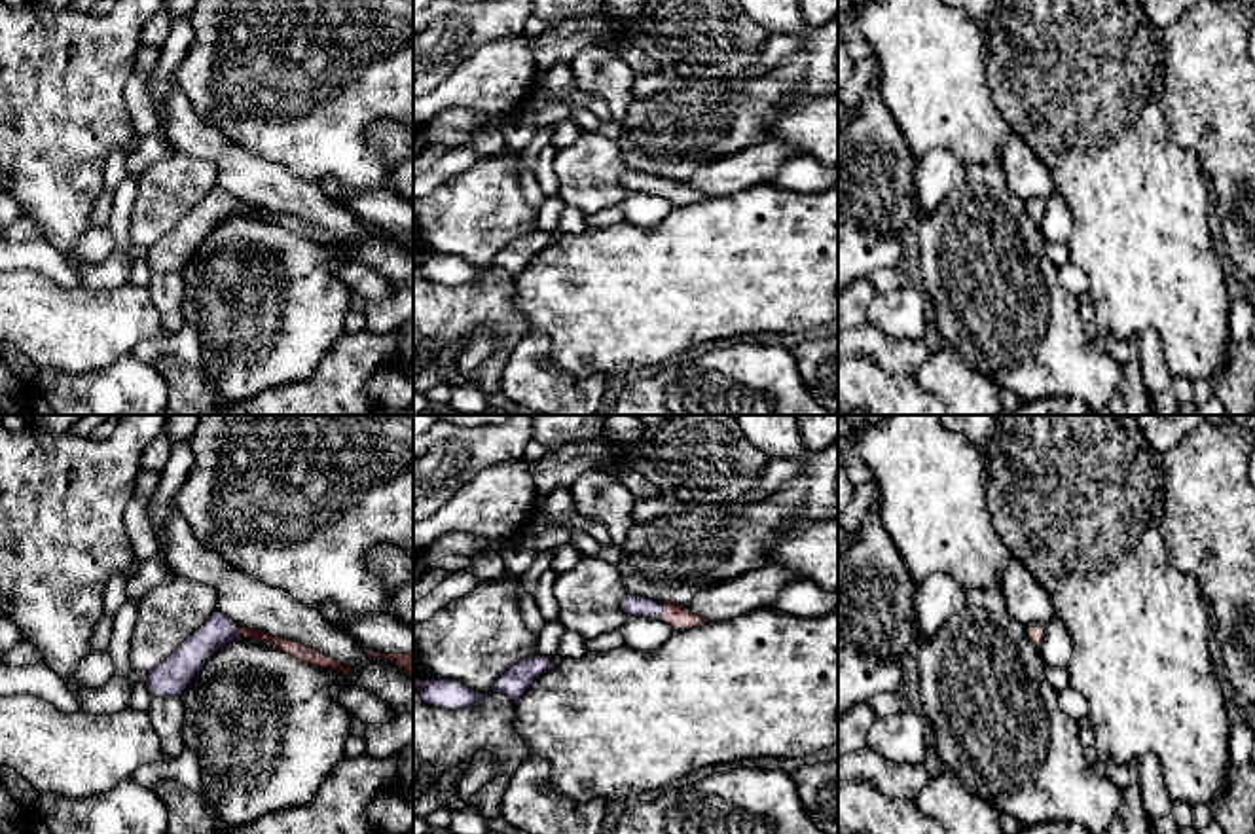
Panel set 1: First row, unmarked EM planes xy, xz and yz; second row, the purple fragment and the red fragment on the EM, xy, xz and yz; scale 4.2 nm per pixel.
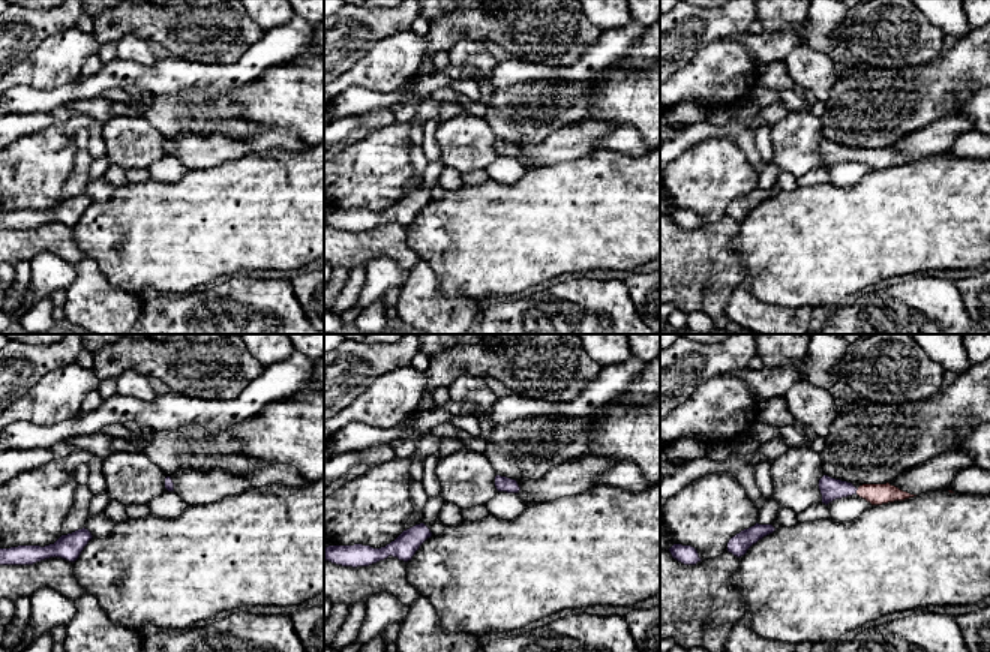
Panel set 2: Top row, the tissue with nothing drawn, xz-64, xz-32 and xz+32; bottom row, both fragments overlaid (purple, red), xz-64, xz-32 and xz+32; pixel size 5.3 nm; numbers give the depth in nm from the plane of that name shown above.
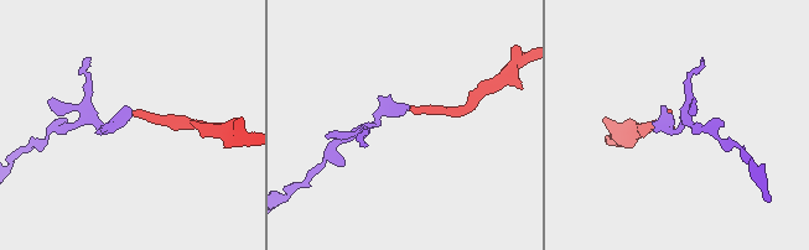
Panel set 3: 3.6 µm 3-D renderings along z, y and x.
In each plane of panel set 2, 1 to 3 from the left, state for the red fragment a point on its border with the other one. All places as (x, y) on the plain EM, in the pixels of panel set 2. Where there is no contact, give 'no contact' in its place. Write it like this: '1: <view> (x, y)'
1: no contact
2: no contact
3: xz+32 (855, 156)

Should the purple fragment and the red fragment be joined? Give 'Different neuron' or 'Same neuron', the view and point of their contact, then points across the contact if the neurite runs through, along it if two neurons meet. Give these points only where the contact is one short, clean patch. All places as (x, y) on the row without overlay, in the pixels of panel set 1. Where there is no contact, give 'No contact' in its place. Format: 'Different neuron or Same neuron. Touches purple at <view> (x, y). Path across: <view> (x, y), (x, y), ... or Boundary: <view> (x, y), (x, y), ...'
Same neuron. Touches purple at xz (662, 186). Path across: xz (636, 182), (662, 186), (677, 192)

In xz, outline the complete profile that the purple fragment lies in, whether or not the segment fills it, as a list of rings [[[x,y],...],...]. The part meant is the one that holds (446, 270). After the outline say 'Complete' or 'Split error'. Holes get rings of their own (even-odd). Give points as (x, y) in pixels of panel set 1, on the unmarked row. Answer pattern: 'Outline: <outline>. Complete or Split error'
Outline: [[[533,229],[510,243],[487,269],[480,269],[457,256],[436,254],[425,256],[415,265],[425,279],[451,286],[470,282],[485,275],[489,269],[502,269],[512,277],[518,277],[527,263],[552,243],[554,239],[550,231]]]. Complete

